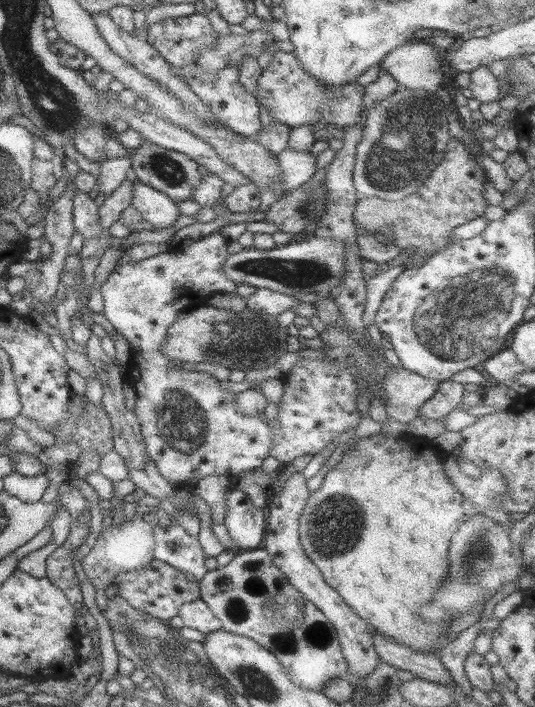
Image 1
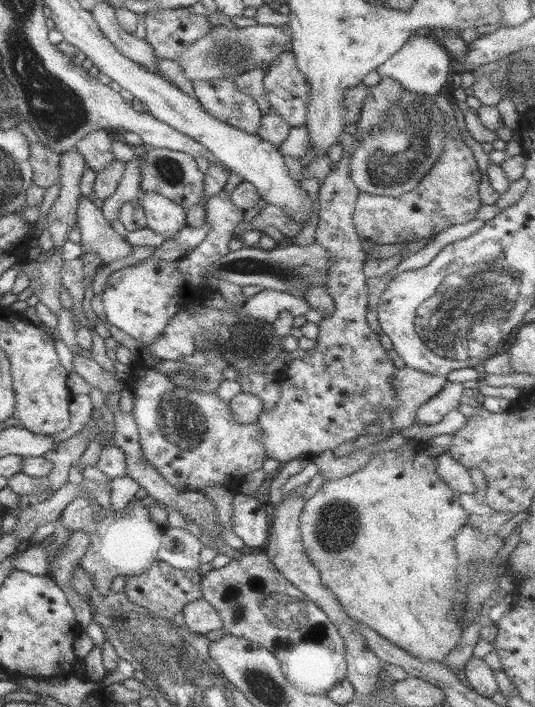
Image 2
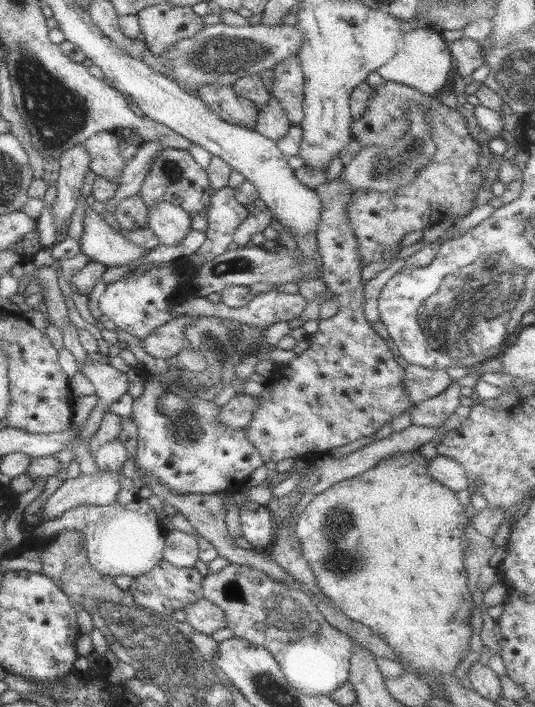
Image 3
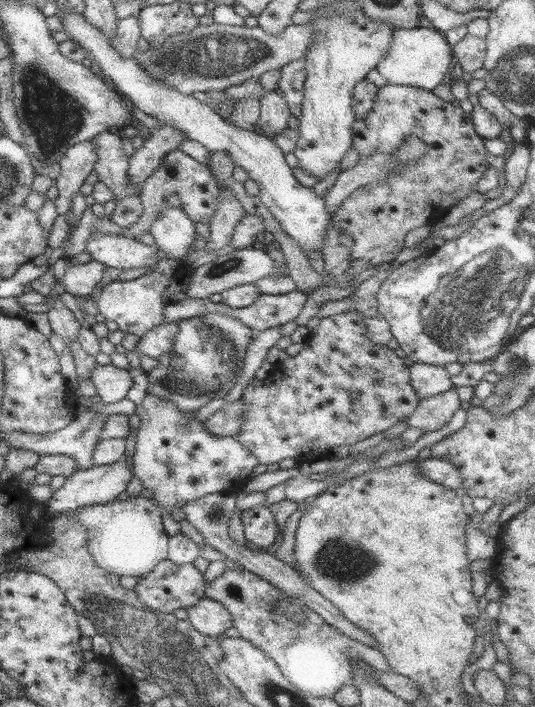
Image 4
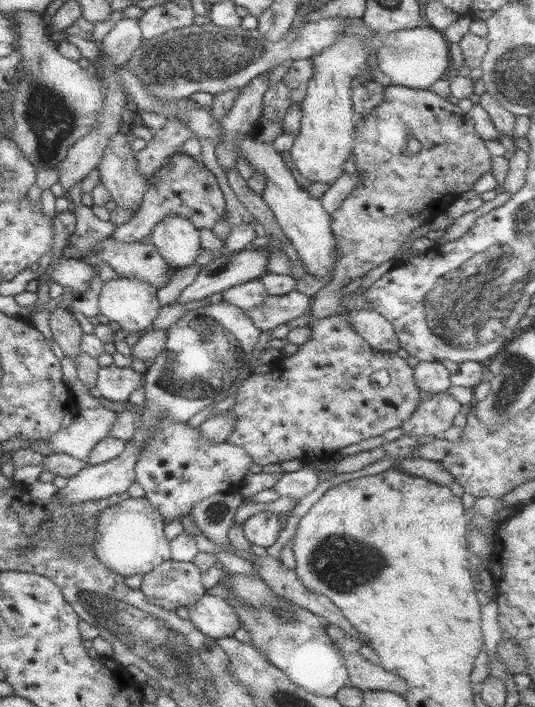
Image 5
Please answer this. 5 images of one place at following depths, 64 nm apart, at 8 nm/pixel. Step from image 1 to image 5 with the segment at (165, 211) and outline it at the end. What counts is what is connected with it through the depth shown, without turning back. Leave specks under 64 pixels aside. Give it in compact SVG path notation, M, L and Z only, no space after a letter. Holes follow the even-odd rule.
M168 214L162 222L158 222L151 238L163 259L170 266L180 269L193 264L203 250L196 226L178 214Z

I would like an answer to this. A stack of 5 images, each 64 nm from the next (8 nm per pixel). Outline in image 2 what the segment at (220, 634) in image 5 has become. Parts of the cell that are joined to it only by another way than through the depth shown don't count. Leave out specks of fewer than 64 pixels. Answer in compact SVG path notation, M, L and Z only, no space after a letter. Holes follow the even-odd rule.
M204 599L184 605L181 612L186 621L185 625L192 632L206 634L212 630L220 630L223 626L218 611Z

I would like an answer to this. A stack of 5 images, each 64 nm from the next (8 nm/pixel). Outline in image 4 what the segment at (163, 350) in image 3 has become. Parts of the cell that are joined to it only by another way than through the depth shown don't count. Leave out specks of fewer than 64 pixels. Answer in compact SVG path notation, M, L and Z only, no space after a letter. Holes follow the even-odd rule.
M162 323L152 328L152 330L146 332L137 343L137 351L140 354L150 356L150 358L160 360L166 353L172 351L172 345L174 345L174 339L176 339L178 330L176 323Z

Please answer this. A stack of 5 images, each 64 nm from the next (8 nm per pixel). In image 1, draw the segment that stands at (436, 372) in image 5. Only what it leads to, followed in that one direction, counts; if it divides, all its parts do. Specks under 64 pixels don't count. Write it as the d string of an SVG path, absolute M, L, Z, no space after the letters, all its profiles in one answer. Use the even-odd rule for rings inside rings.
M404 368L388 371L382 380L386 391L388 418L408 424L418 416L420 407L438 390L440 381L420 376Z

